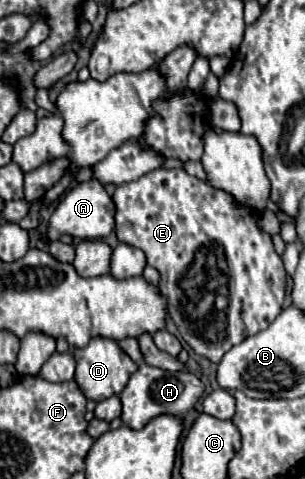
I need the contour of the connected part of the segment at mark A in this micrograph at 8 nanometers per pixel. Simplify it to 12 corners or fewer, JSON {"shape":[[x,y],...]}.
{"shape":[[91,178],[67,190],[47,236],[105,238],[115,202]]}

